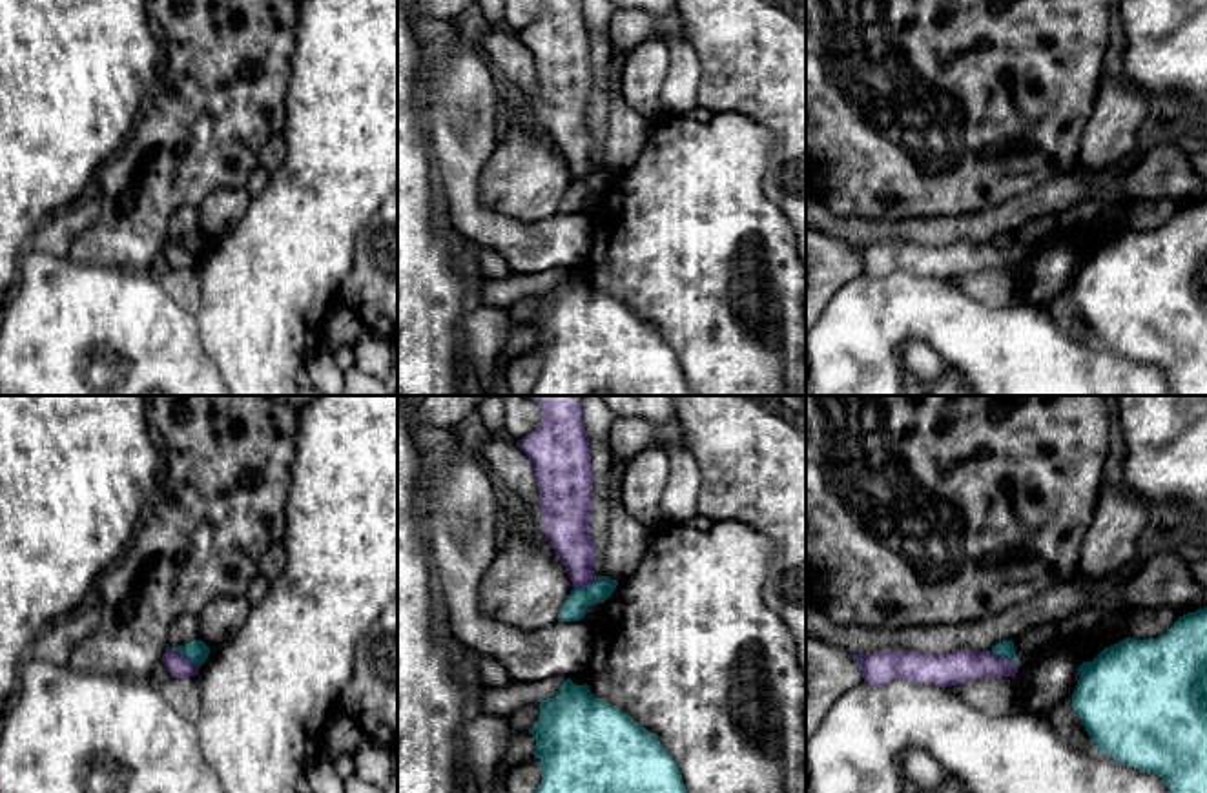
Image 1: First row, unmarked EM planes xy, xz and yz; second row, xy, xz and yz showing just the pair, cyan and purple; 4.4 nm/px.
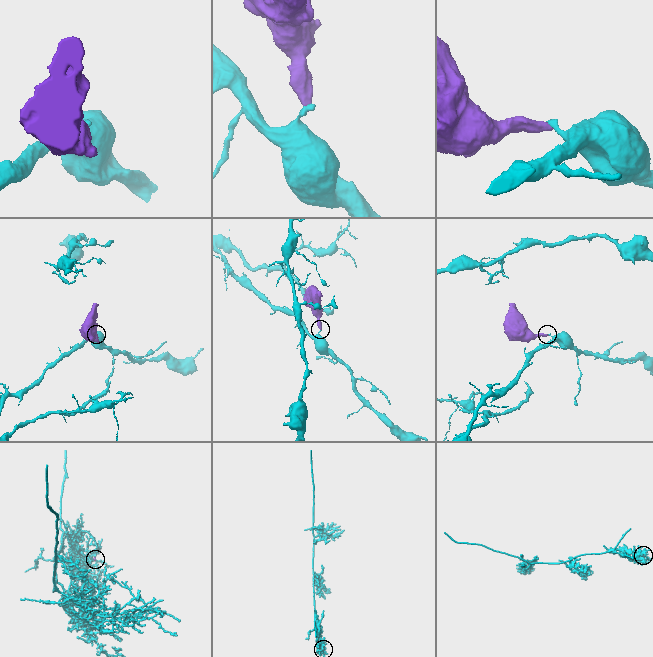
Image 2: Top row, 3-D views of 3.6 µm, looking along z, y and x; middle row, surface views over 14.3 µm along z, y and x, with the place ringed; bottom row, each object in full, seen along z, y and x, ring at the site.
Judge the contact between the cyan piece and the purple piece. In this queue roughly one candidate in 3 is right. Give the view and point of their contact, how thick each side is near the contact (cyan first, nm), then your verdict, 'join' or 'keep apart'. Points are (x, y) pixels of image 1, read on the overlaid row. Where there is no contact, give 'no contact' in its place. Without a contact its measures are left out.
meets cyan in xy at (185, 655); 100 nm thick on the cyan side, 100 nm on the other; keep apart

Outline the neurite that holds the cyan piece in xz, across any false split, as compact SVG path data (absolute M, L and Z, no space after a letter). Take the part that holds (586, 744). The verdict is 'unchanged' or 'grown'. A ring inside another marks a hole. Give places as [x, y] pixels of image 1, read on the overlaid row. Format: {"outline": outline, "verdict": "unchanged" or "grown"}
{"outline": "M567 678L556 695L540 702L540 718L529 733L536 738L534 758L542 769L534 793L687 793L658 736L594 696L587 684Z", "verdict": "unchanged"}

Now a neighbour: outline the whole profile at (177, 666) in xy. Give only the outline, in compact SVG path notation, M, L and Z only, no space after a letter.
M171 647L166 649L162 662L171 678L197 676L201 669L201 665L195 665L184 654Z

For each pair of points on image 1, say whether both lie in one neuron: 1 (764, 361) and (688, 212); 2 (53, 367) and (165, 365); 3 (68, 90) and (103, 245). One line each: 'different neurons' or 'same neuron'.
1: same neuron
2: same neuron
3: different neurons

